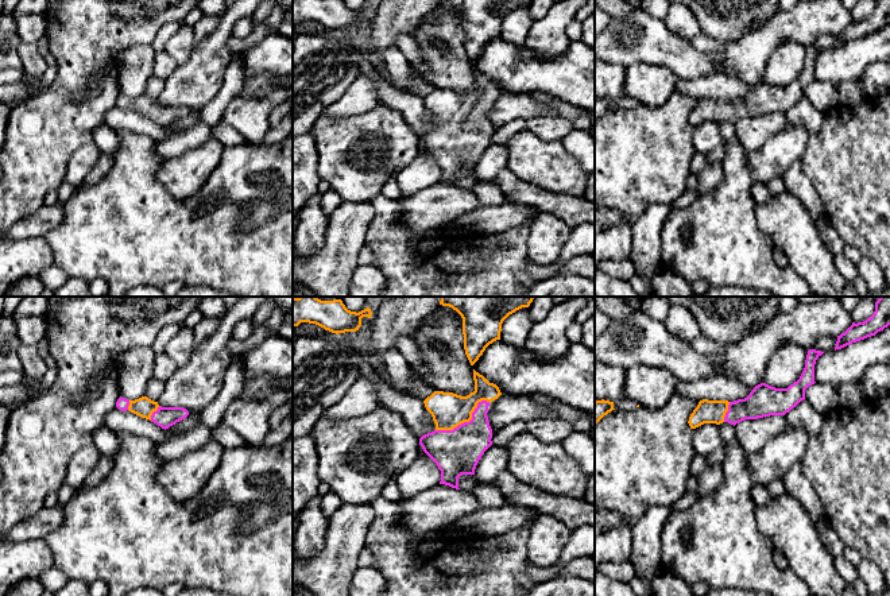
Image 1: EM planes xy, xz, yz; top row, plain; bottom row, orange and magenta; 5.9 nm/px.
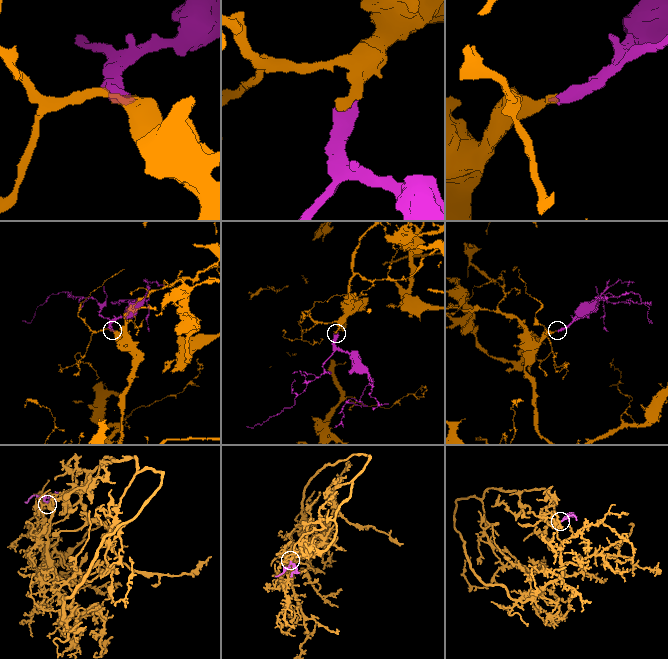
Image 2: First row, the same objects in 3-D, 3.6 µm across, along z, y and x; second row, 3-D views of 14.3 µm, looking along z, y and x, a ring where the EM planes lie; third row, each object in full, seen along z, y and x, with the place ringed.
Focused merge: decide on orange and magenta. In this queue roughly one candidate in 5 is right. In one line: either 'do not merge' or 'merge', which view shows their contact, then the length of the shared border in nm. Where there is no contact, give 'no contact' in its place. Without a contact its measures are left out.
merge | xz | 360 nm

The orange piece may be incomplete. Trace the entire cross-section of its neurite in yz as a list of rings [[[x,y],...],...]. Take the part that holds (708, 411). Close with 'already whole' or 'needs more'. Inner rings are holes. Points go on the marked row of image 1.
[[[809,349],[805,368],[797,382],[788,388],[775,388],[766,383],[754,387],[750,395],[735,402],[703,399],[689,417],[690,429],[704,423],[728,422],[736,425],[744,419],[785,415],[805,399],[805,390],[814,384],[814,364],[824,352]]]; needs more

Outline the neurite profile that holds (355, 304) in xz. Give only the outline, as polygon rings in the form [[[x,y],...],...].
[[[343,297],[341,301],[351,311],[359,313],[368,307],[367,297]]]

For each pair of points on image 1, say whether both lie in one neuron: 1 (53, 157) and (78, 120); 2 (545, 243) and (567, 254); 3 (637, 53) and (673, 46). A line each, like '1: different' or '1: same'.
1: same
2: different
3: same

